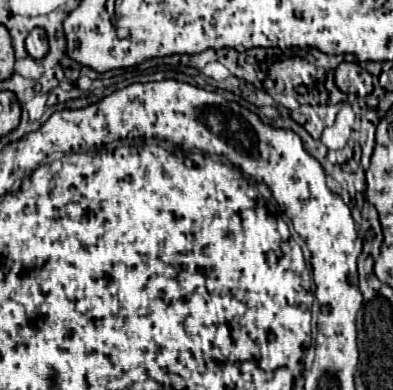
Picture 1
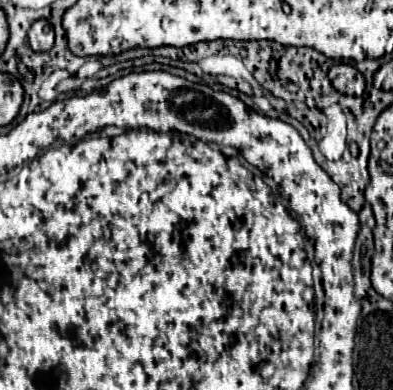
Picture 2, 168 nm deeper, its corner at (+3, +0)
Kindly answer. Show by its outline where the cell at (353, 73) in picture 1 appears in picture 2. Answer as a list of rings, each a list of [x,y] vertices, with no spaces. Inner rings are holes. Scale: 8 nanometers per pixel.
[[[333,65],[329,69],[329,81],[343,95],[359,97],[365,91],[365,79],[353,65]]]

